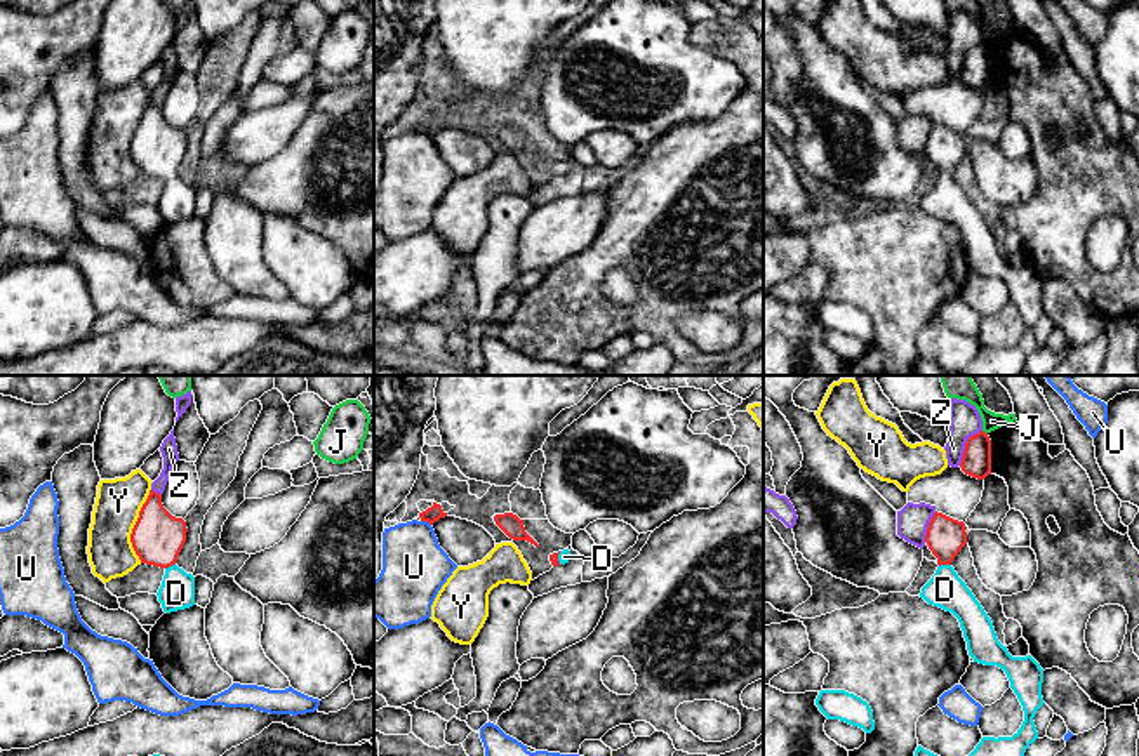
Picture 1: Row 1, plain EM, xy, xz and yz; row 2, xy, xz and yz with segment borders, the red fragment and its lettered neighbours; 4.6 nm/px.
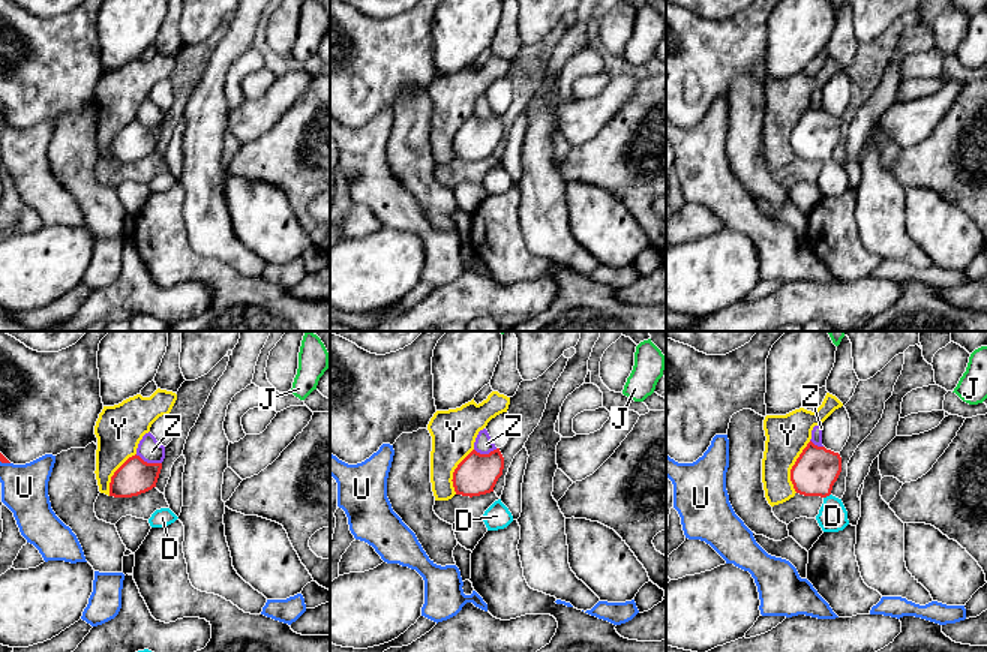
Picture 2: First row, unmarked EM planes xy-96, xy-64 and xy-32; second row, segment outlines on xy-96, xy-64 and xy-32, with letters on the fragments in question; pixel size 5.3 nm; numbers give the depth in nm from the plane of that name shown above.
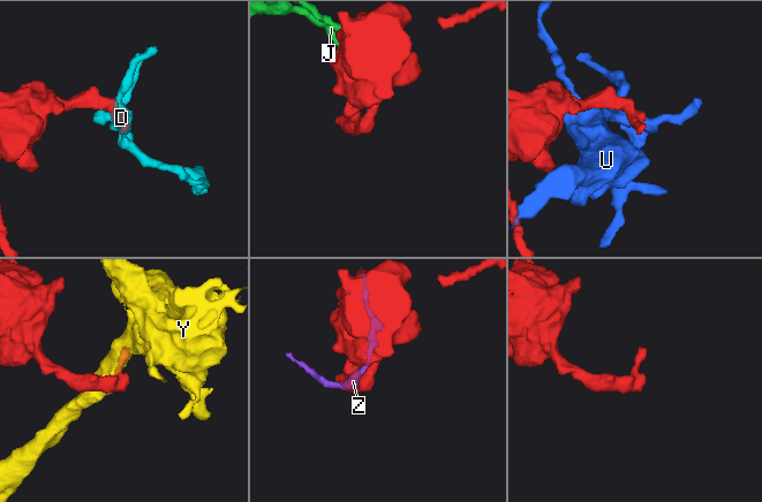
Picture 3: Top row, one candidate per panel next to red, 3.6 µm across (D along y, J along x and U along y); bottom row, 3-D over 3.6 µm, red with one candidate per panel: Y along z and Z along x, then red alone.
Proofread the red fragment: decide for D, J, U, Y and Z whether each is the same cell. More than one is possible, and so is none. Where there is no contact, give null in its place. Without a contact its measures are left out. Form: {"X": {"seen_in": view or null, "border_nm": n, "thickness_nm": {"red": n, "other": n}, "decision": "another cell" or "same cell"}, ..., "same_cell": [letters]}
{"D": {"seen_in": "yz", "border_nm": 60, "thickness_nm": {"red": 180, "other": 170}, "decision": "same cell"}, "J": {"seen_in": "yz", "border_nm": 30, "thickness_nm": {"red": 140, "other": 130}, "decision": "another cell"}, "U": {"seen_in": "xz", "border_nm": 50, "thickness_nm": {"red": 70, "other": 300}, "decision": "another cell"}, "Y": {"seen_in": "xy", "border_nm": 340, "thickness_nm": {"red": 240, "other": 220}, "decision": "another cell"}, "Z": {"seen_in": "yz", "border_nm": 200, "thickness_nm": {"red": 140, "other": 140}, "decision": "another cell"}, "same_cell": ["D"]}

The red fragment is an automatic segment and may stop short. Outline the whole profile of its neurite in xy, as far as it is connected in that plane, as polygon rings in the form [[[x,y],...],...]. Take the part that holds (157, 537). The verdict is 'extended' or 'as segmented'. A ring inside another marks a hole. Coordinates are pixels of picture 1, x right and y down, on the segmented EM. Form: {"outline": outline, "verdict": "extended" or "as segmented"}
{"outline": [[[150,490],[132,528],[130,542],[141,563],[165,570],[157,593],[165,613],[195,605],[195,577],[176,565],[186,532],[186,521],[172,516],[163,507],[162,495]]], "verdict": "extended"}

